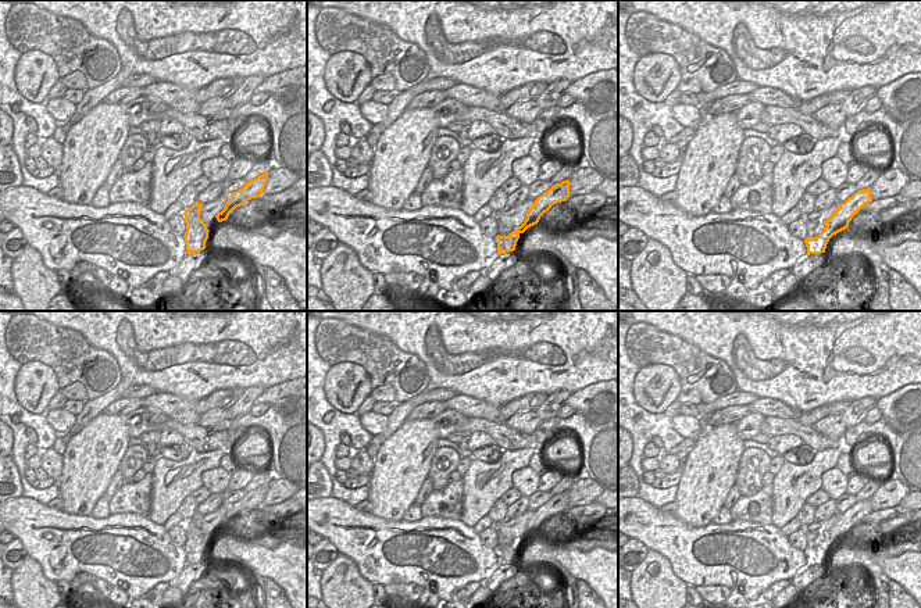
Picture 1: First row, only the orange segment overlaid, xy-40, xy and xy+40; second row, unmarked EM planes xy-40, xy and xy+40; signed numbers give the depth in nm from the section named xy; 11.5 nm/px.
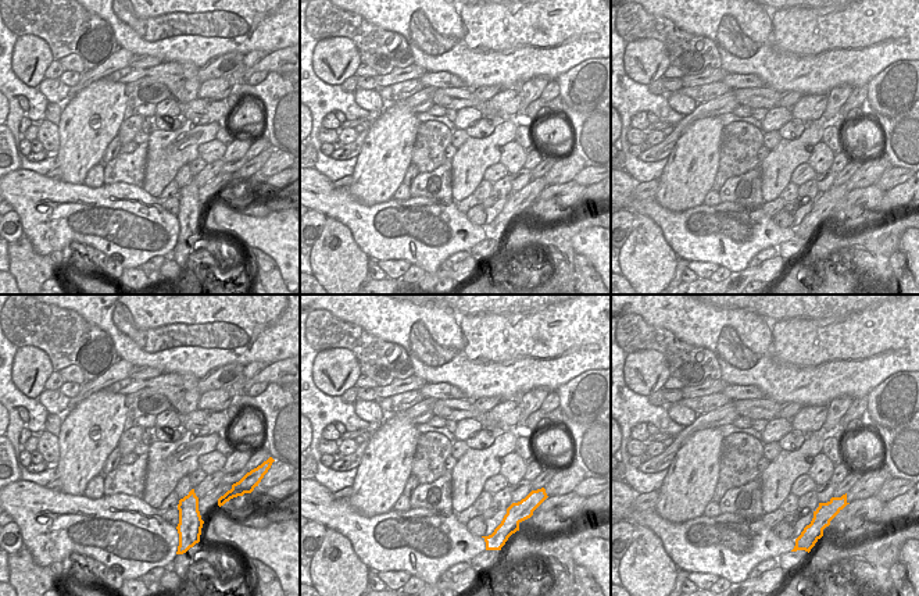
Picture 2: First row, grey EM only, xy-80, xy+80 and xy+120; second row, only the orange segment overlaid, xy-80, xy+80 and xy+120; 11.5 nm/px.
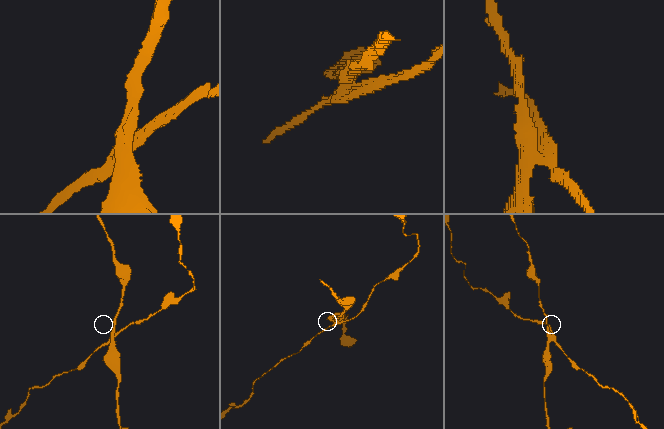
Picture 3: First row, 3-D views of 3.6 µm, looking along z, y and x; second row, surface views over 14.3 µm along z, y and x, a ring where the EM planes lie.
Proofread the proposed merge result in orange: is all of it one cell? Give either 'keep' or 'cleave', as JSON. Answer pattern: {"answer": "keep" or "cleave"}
{"answer": "cleave"}

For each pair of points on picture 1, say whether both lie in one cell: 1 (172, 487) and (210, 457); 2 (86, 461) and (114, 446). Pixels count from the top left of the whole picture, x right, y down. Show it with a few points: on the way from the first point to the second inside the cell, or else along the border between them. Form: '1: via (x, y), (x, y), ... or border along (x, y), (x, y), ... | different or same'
1: via (182, 478), (200, 462) | same
2: via (93, 454), (102, 446), (107, 446) | same

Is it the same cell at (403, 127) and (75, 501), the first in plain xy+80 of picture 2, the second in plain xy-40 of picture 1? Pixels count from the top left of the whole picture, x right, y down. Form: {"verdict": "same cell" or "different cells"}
{"verdict": "same cell"}

